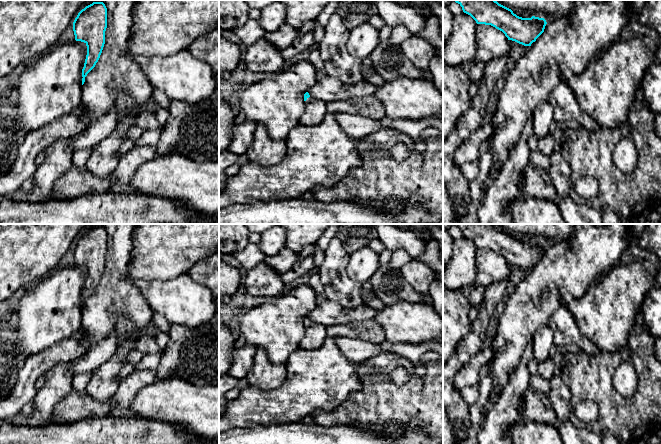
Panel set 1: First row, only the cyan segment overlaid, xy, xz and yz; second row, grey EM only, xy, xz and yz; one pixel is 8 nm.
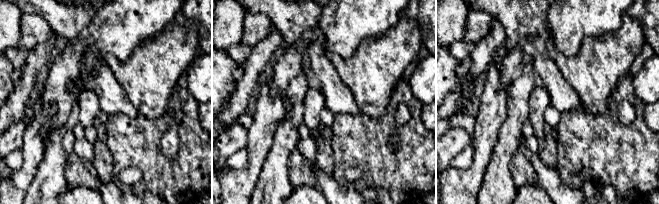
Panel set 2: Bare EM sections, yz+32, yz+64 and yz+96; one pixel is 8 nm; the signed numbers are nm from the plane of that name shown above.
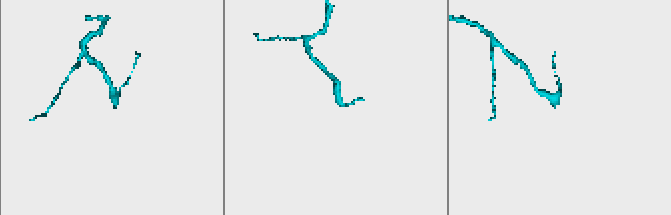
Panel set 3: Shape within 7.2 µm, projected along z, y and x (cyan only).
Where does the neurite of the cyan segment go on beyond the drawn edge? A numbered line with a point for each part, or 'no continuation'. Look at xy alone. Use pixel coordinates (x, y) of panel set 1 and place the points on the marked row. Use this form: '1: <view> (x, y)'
no continuation

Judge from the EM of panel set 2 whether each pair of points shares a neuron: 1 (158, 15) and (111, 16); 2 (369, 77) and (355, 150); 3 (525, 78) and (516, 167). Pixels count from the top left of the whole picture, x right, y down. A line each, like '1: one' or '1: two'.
1: one
2: two
3: two

